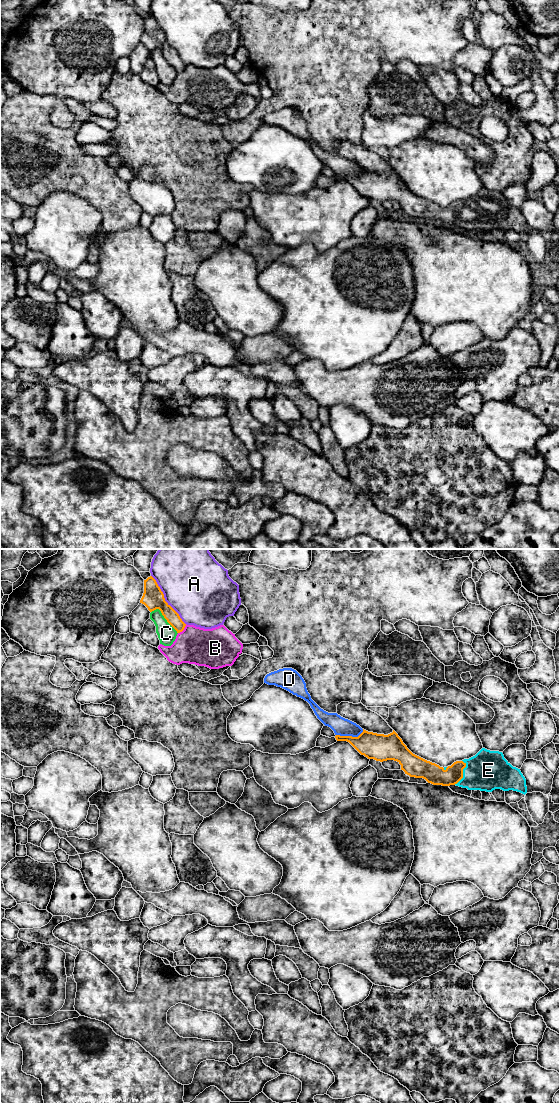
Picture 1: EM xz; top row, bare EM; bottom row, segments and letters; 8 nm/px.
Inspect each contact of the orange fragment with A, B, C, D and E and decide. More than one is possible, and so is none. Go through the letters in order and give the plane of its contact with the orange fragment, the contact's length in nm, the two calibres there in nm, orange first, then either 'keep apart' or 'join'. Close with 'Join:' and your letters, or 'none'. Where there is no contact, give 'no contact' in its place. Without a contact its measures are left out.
A: xz | 480 nm | 180/460 nm | keep apart
B: xz | 100 nm | 110/300 nm | keep apart
C: xz | 280 nm | 180/150 nm | keep apart
D: xz | 220 nm | 220/140 nm | keep apart
E: xz | 220 nm | 160/320 nm | join
Join: E

